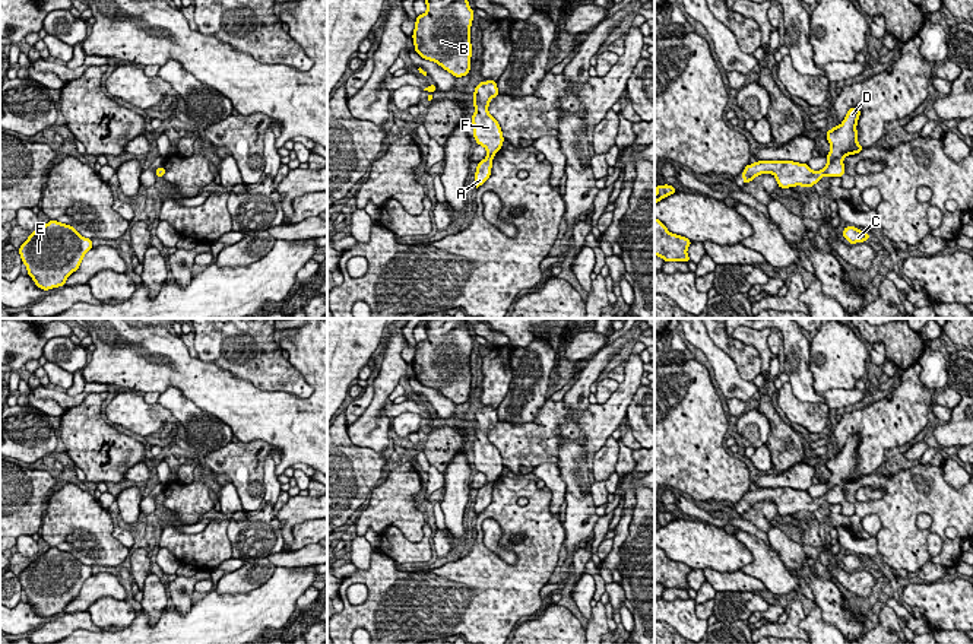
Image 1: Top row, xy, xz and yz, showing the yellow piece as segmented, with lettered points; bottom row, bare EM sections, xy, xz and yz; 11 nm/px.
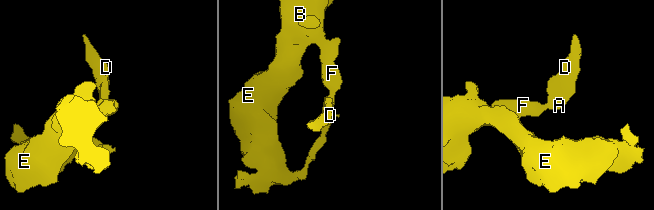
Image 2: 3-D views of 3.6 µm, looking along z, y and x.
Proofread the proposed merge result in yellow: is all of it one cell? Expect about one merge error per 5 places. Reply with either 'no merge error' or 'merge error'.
no merge error

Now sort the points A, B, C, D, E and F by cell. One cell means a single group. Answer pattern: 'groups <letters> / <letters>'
groups A B C D E F

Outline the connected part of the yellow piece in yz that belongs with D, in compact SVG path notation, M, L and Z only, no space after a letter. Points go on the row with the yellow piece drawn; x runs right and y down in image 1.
M850 108L843 123L827 131L825 137L831 145L831 149L827 155L827 165L821 171L812 171L808 164L798 164L792 161L758 161L744 168L744 184L748 184L760 174L773 174L780 188L795 185L812 187L824 175L843 177L843 159L847 155L863 150L863 147L858 143L856 124L859 115L859 108Z

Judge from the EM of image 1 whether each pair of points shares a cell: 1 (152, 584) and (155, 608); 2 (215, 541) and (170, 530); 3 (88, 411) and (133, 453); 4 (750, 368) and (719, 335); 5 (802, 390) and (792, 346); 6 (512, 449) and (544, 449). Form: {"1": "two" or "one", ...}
{"1": "one", "2": "one", "3": "one", "4": "one", "5": "one", "6": "one"}

